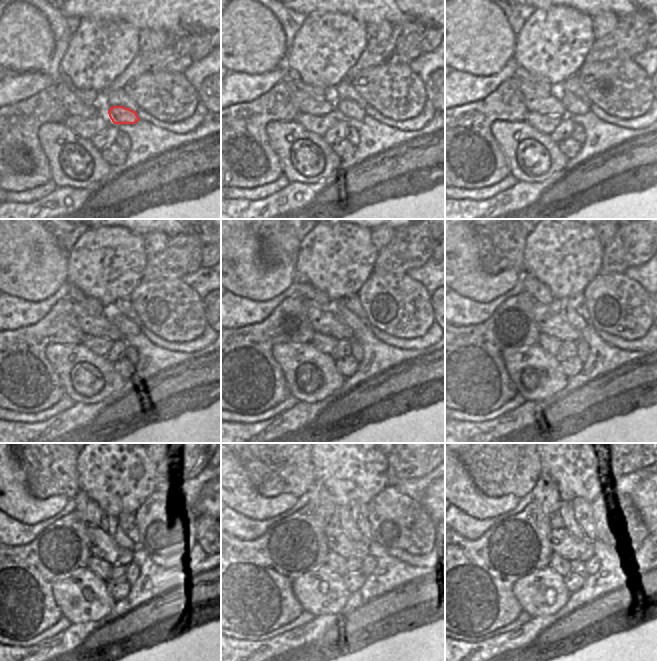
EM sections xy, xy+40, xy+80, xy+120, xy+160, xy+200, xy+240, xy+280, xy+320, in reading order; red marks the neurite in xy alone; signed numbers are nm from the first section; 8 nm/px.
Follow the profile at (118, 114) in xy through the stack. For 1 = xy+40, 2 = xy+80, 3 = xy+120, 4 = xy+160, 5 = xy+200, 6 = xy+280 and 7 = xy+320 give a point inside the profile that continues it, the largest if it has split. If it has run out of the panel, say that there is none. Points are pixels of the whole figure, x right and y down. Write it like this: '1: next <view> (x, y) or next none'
1: next xy+40 (347, 109)
2: next xy+80 (573, 106)
3: next xy+120 (127, 328)
4: next xy+160 (344, 315)
5: next xy+200 (568, 313)
6: next xy+280 (347, 524)
7: next xy+320 (566, 510)

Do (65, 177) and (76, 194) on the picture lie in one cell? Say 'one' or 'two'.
two

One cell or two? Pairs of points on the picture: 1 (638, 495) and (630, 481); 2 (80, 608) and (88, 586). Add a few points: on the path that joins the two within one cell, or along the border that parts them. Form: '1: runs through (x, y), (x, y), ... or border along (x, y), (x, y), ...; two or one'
1: border along (639, 481), (628, 494); two
2: runs through (80, 603), (83, 591); one

